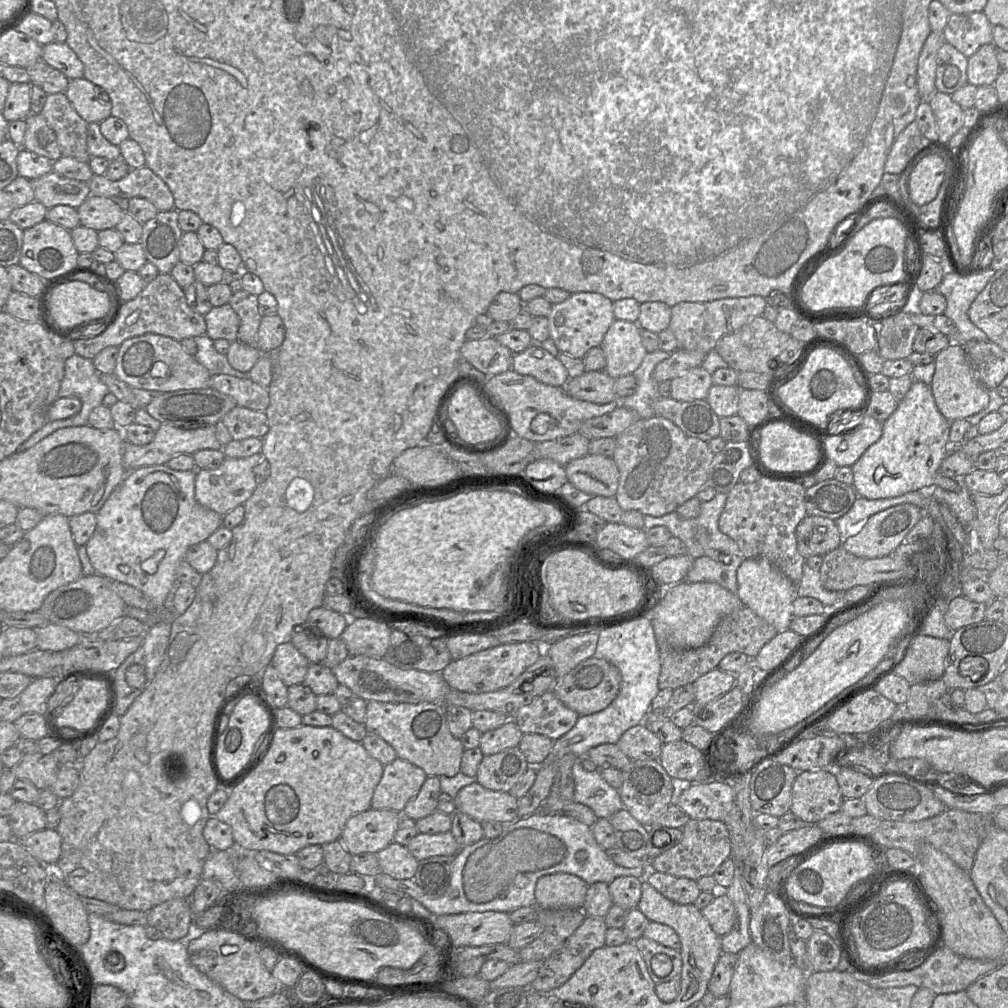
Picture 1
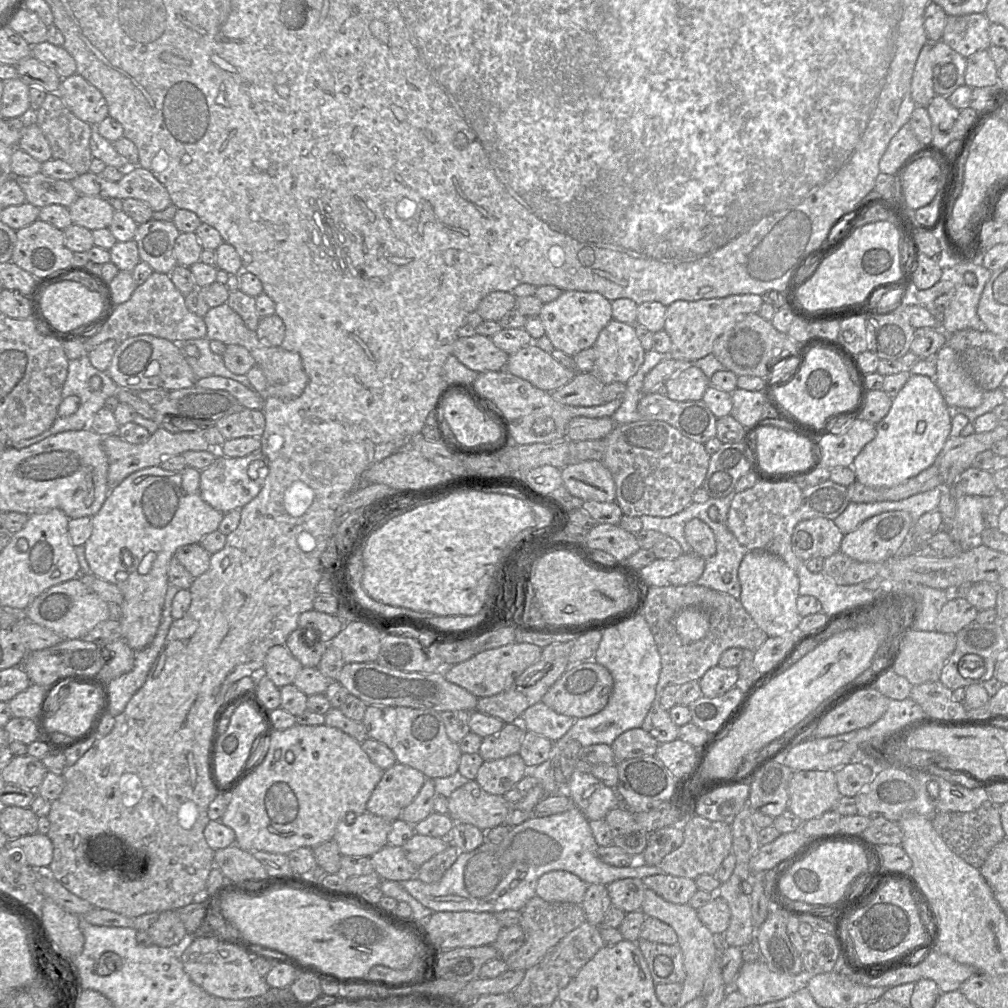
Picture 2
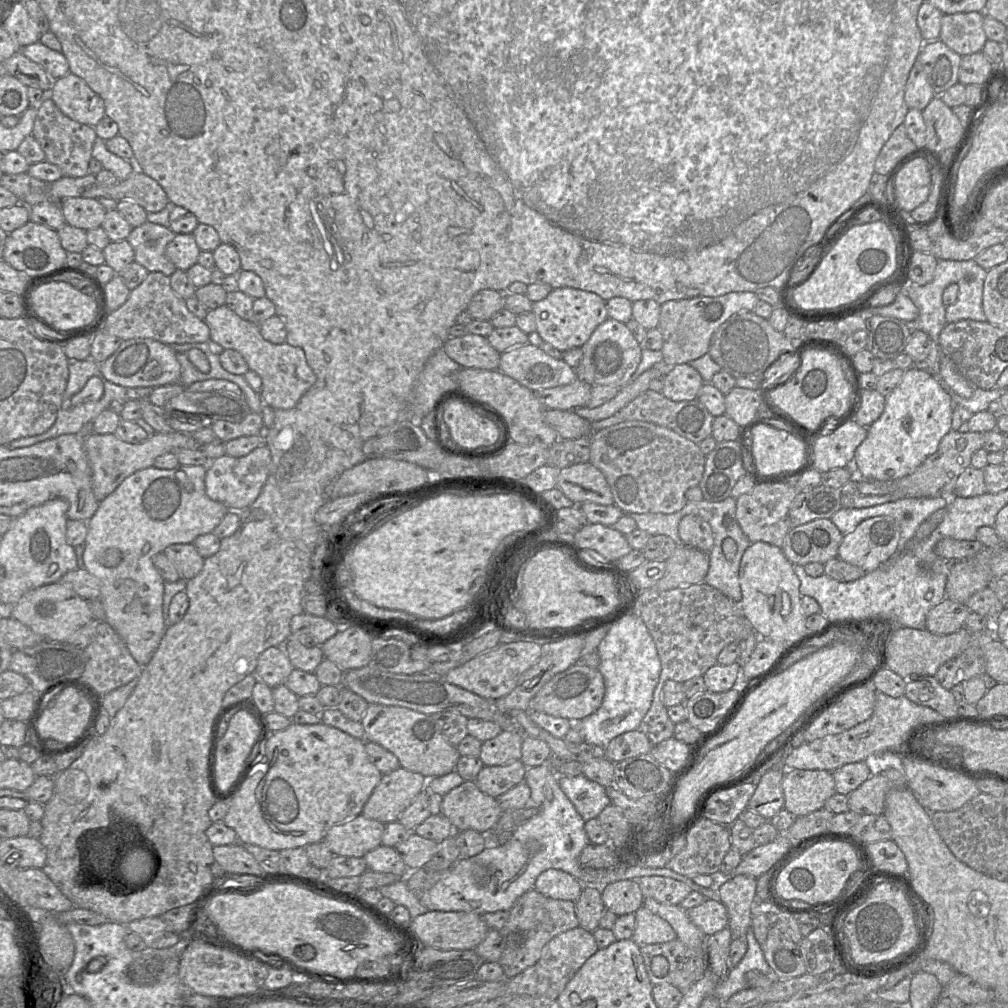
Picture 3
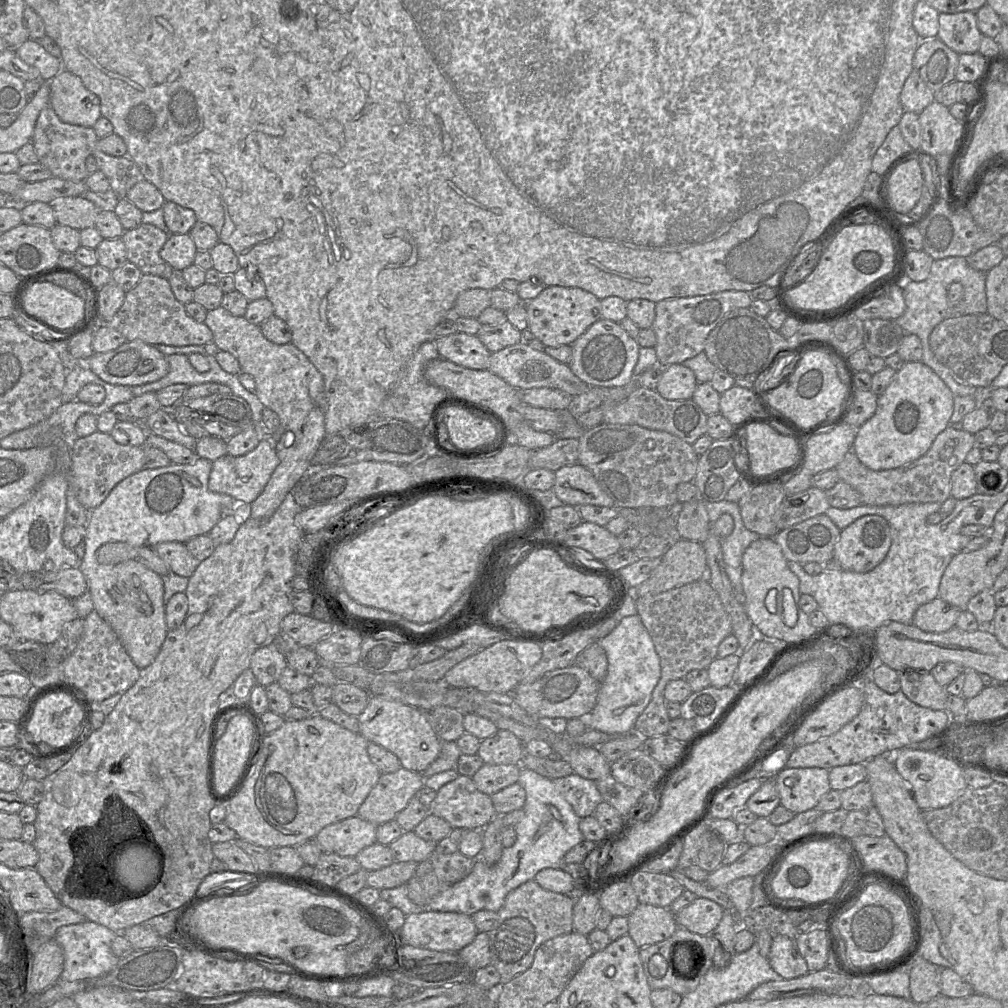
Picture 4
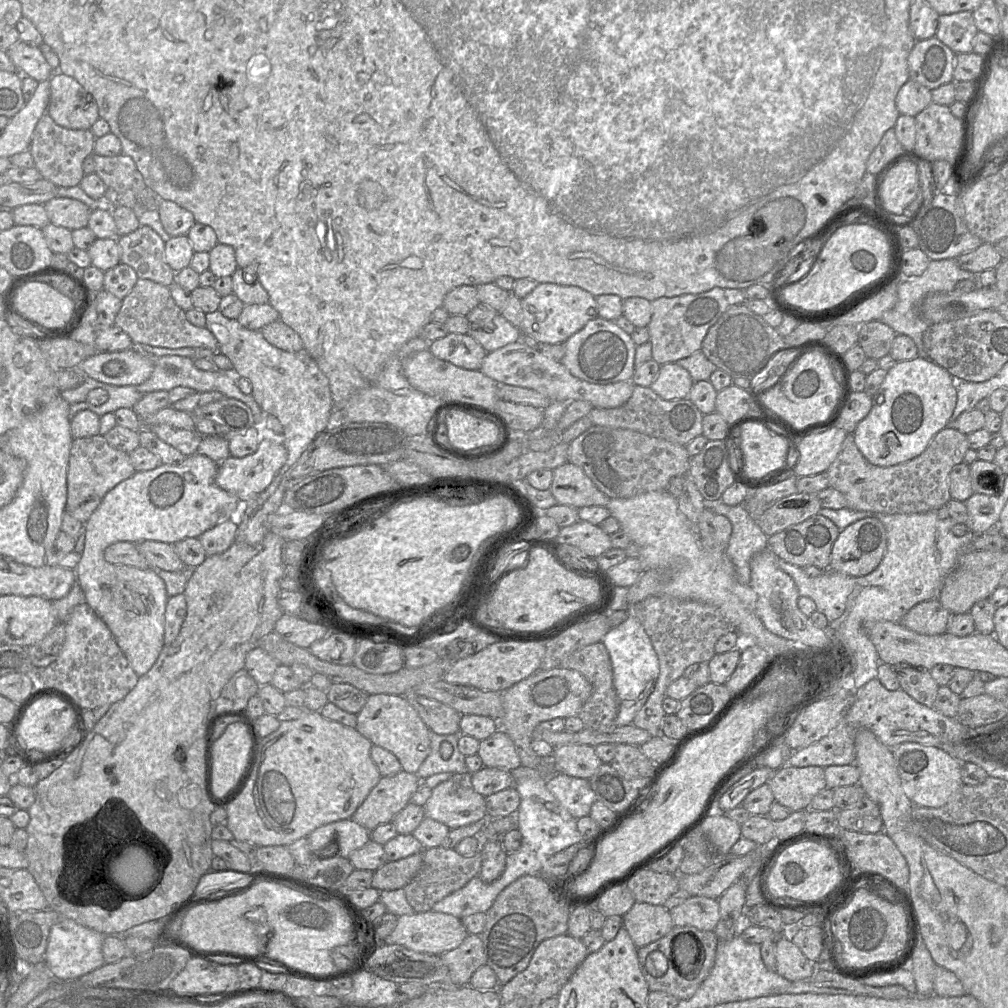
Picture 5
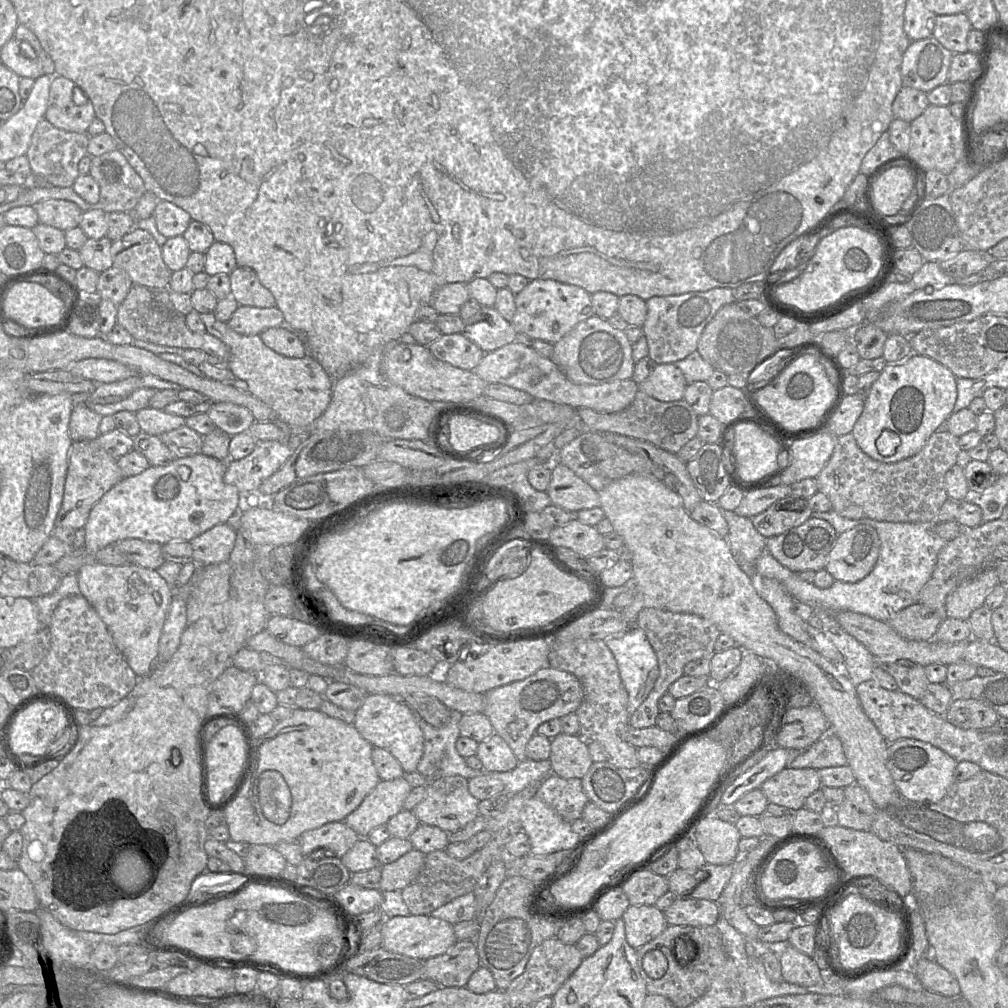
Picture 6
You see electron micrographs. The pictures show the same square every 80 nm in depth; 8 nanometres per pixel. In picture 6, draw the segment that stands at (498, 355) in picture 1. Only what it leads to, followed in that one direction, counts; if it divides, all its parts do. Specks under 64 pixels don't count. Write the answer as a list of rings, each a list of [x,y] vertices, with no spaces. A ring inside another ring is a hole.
[[[463,333],[442,334],[427,347],[438,360],[463,370],[473,370],[485,354]]]

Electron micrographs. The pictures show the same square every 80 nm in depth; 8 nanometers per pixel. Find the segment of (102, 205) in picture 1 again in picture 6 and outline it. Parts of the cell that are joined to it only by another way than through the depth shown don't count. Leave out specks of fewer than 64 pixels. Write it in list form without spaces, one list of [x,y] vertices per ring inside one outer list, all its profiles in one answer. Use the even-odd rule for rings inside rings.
[[[46,199],[33,205],[39,223],[62,231],[79,226],[83,211],[72,201],[63,199]]]

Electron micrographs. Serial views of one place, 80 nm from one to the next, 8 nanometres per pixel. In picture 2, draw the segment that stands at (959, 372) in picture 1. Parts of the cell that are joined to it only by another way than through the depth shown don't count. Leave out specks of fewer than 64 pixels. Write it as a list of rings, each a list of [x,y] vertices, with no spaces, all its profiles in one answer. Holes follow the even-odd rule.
[[[948,345],[936,353],[936,385],[949,407],[976,408],[982,403],[983,390],[966,372],[958,354]]]

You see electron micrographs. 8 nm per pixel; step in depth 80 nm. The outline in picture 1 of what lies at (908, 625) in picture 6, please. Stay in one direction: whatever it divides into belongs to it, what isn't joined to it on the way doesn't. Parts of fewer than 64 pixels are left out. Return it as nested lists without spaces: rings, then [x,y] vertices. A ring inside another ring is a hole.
[[[960,594],[949,599],[945,622],[951,632],[985,619],[986,604],[970,601]]]

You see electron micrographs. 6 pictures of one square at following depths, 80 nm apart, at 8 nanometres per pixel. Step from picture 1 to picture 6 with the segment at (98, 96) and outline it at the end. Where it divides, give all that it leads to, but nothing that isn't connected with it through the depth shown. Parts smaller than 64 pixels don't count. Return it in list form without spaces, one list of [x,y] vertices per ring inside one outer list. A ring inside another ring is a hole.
[[[54,76],[44,118],[59,129],[83,133],[87,132],[95,117],[87,94],[72,80]]]

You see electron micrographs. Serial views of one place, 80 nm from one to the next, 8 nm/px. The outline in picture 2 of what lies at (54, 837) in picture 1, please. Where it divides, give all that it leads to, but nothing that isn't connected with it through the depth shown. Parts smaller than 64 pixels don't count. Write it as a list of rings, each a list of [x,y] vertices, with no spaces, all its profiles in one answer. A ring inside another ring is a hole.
[[[34,833],[10,839],[5,847],[19,847],[32,867],[47,867],[53,859],[53,844],[46,834]]]

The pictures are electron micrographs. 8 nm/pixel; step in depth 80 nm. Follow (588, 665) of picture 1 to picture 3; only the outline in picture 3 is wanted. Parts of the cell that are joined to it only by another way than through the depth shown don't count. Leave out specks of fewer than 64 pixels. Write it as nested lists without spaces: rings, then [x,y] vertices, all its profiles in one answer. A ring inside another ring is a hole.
[[[576,662],[567,670],[556,674],[531,699],[529,710],[566,718],[570,721],[581,721],[599,709],[605,694],[604,678],[598,668],[591,668]]]

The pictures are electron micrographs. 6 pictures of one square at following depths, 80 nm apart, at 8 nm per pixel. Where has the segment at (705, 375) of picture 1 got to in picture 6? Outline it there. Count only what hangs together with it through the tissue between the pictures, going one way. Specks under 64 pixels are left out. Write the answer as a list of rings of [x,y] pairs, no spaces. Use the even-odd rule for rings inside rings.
[[[674,363],[656,364],[652,373],[639,384],[639,391],[662,401],[683,399],[687,383],[682,371]]]

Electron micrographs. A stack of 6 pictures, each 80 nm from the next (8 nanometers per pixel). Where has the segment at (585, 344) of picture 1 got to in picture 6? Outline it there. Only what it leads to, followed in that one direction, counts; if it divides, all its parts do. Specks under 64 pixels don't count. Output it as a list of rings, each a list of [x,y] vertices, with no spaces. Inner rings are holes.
[[[533,279],[515,295],[516,311],[511,321],[515,330],[528,335],[532,340],[539,339],[556,343],[578,323],[595,314],[591,294],[585,289],[551,279]]]

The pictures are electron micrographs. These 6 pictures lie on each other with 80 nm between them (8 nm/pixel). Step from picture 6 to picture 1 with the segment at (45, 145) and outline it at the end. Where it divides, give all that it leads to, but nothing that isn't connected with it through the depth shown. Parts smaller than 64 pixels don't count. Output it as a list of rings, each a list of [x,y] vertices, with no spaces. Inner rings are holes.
[[[64,92],[48,94],[39,113],[55,132],[62,156],[89,162],[91,156],[87,150],[88,123],[77,113]]]

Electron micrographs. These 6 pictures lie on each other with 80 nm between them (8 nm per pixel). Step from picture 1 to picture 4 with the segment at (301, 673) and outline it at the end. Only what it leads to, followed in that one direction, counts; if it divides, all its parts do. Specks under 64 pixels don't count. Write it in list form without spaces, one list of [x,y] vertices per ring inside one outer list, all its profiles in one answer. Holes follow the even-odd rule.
[[[274,645],[258,649],[251,657],[250,669],[258,685],[266,687],[276,683],[280,674],[288,666],[285,654]]]

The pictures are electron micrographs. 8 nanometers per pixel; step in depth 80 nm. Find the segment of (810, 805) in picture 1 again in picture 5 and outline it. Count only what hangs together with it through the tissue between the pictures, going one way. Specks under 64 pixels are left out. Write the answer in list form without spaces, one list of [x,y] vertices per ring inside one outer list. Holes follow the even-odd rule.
[[[781,767],[767,781],[774,799],[779,804],[789,808],[792,812],[807,810],[812,799],[826,786],[825,772],[823,767]]]

